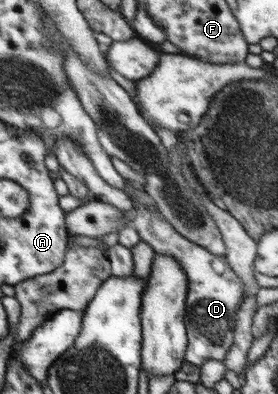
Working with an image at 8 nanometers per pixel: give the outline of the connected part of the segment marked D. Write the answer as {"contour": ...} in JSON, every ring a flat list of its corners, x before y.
{"contour":[[139,205,135,213,131,227,138,232,140,239,149,244,156,255,170,255,177,260,190,281,187,296,187,302,191,307,187,324,190,347,186,352,187,361,198,366,209,360,224,361,234,341,237,312,243,303,244,287,240,277,230,266,226,256,210,253,203,246,182,237,170,222,157,215,155,209]]}

